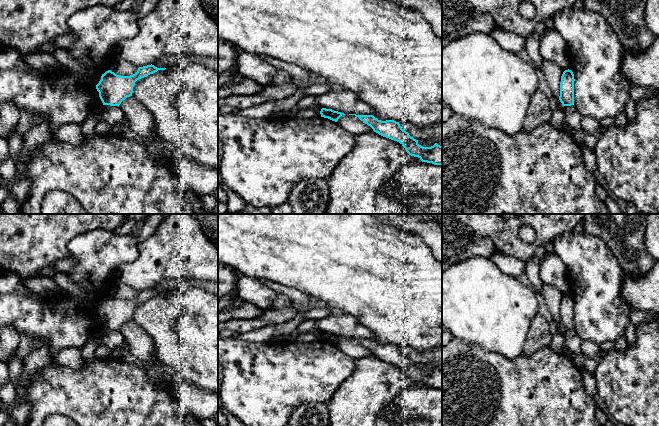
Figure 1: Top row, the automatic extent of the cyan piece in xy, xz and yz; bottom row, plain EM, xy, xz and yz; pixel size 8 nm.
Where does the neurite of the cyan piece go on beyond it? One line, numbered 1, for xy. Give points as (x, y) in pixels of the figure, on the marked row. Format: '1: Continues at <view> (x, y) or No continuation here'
1: No continuation here

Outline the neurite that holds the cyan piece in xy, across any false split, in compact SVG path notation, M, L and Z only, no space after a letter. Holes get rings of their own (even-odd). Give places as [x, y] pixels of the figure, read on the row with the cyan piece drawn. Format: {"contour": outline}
{"contour": "M154 65L139 67L137 72L130 76L117 75L111 70L106 71L101 76L101 80L96 85L99 97L103 105L119 106L127 97L132 96L135 82L141 78L147 77L158 70L166 68L157 68Z"}

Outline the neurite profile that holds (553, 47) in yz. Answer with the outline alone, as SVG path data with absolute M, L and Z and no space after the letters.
M547 29L541 36L540 54L543 60L557 63L564 71L570 68L567 44L554 29Z

